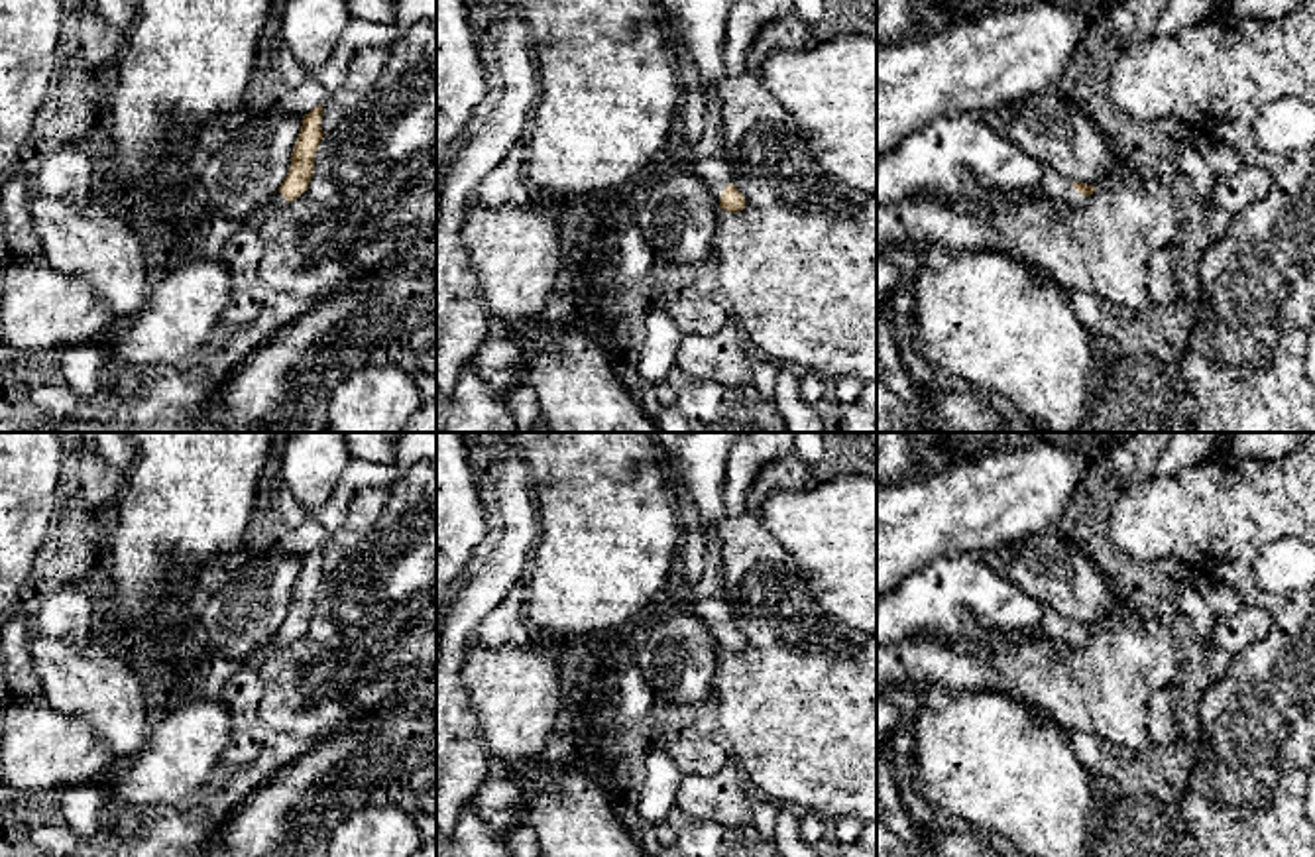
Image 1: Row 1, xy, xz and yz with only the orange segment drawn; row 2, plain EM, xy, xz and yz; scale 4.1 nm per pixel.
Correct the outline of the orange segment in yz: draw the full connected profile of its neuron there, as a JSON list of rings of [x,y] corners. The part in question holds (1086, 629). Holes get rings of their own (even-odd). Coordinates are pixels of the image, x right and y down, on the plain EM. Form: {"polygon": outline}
{"polygon": [[[1050,609],[1042,613],[1038,627],[1052,643],[1067,645],[1071,649],[1083,649],[1095,631],[1093,625],[1073,623]]]}

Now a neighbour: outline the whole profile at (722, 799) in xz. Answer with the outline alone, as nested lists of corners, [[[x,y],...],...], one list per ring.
[[[733,759],[714,776],[684,776],[676,806],[700,820],[723,826],[753,828],[755,808],[749,802],[749,786]]]

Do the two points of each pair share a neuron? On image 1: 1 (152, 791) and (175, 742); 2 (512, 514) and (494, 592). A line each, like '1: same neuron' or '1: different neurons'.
1: same neuron
2: same neuron

